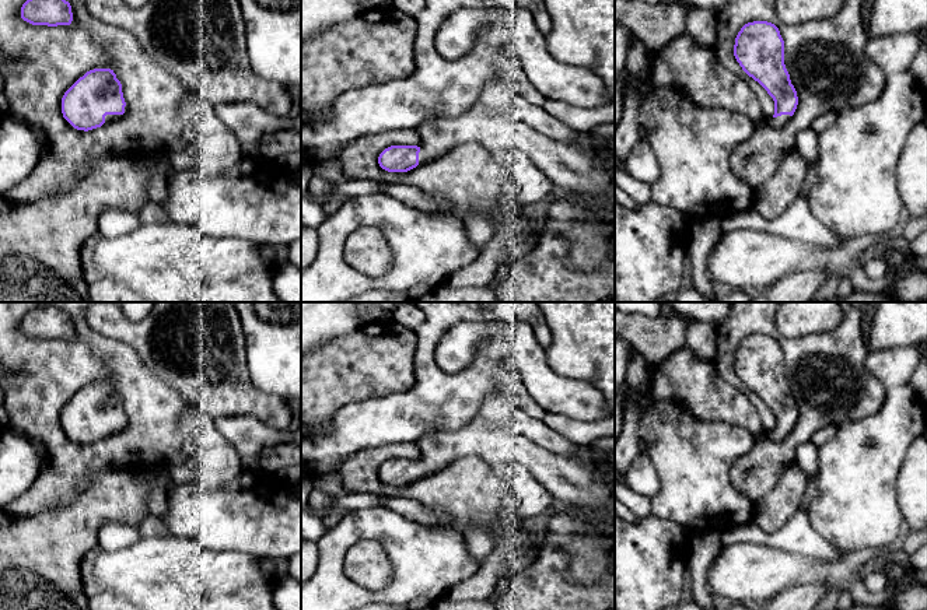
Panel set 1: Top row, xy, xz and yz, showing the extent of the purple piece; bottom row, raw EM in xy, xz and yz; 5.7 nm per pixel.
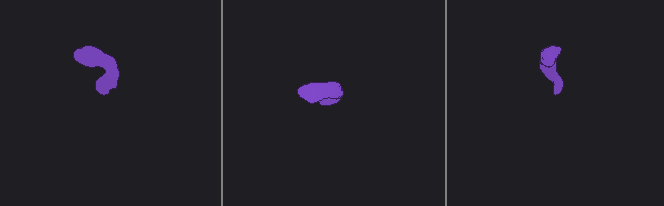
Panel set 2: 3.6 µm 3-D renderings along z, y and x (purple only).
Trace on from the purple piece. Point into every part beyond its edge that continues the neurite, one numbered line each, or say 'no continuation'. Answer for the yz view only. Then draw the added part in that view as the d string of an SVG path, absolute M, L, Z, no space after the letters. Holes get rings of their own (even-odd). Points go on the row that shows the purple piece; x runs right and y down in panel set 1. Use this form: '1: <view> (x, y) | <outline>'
1: yz (695, 70) | M682 34L651 53L651 88L672 87L702 108L721 108L746 115L755 126L783 127L790 115L766 119L749 85L730 71L714 49Z

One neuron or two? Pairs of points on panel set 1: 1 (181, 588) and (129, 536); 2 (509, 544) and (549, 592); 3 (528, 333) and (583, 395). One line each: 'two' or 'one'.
1: two
2: two
3: one

